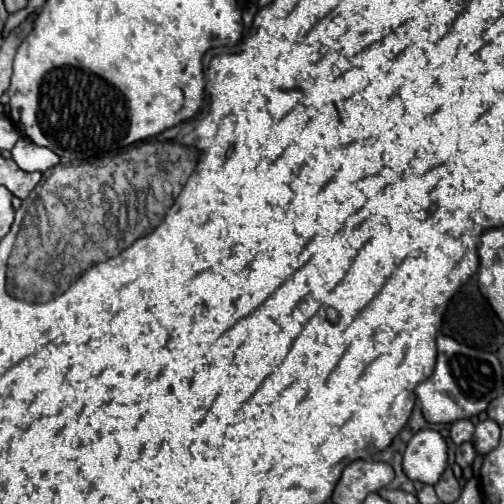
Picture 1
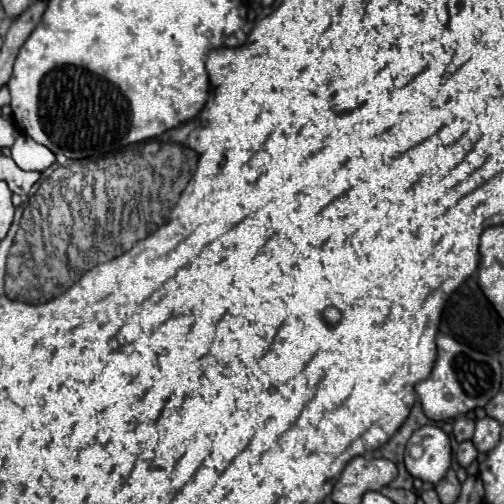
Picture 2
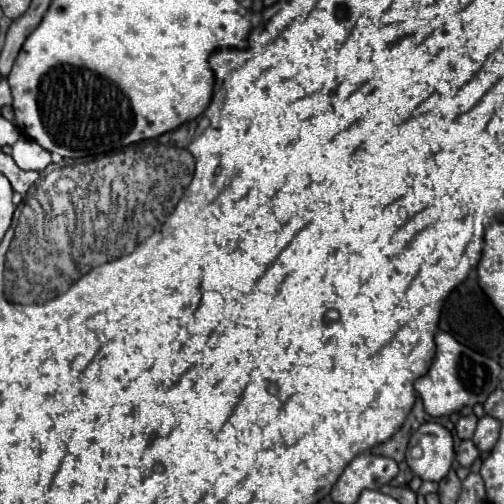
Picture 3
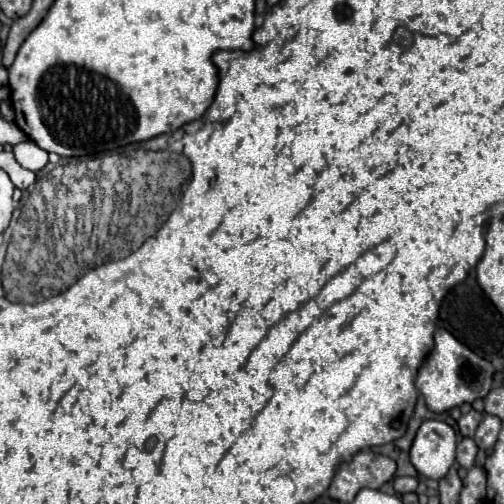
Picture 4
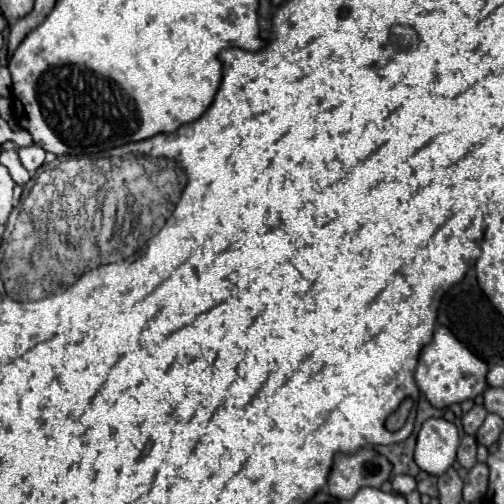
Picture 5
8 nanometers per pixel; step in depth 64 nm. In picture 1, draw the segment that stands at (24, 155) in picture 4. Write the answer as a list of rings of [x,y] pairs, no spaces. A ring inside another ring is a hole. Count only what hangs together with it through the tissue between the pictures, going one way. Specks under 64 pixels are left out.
[[[22,136],[12,148],[12,160],[26,172],[46,172],[48,168],[56,166],[60,158],[44,146],[34,144],[26,136]]]

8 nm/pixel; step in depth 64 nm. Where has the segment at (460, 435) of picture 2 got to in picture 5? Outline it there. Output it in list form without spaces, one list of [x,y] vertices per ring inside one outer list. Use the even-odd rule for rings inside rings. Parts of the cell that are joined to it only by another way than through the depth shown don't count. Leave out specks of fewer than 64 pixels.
[[[474,404],[474,408],[462,416],[462,428],[464,428],[464,432],[466,432],[466,434],[470,434],[470,436],[474,436],[474,434],[476,434],[476,430],[480,428],[480,424],[484,422],[486,414],[488,414],[488,412],[486,412],[486,408],[484,408],[484,406]]]

